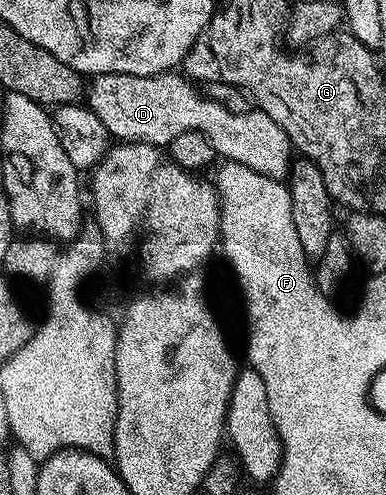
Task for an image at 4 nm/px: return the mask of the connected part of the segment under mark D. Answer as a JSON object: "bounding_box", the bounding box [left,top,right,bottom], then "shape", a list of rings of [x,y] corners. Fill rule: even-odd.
{"bounding_box":[85,71,293,181],"shape":[[[162,71],[159,75],[97,75],[86,84],[85,103],[105,125],[108,136],[115,141],[128,143],[151,143],[154,147],[166,148],[173,137],[182,131],[201,133],[213,145],[220,160],[240,163],[270,179],[280,181],[288,178],[293,162],[291,138],[264,111],[252,109],[243,113],[231,113],[224,104],[213,102],[192,80],[175,71]]]}

